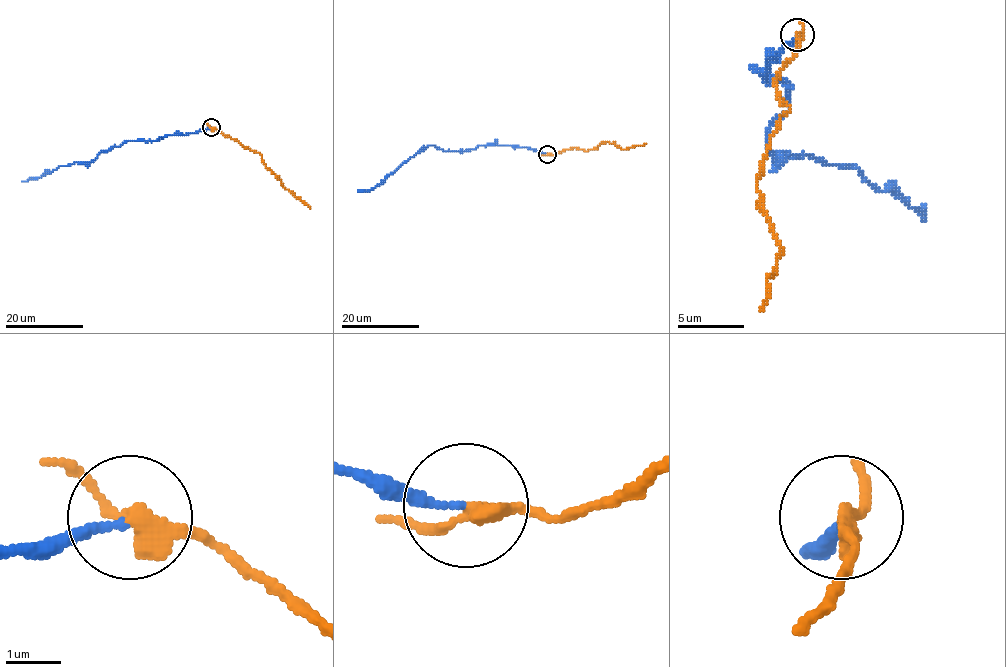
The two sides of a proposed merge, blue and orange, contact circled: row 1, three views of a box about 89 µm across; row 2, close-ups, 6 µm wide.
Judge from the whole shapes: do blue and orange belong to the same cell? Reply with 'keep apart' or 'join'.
keep apart

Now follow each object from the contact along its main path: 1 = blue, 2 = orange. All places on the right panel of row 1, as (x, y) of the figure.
1: (796, 36), (766, 59), (766, 82), (786, 82), (790, 108), (770, 125), (770, 148), (852, 165), (925, 218)
2: (796, 36), (799, 46), (776, 79), (776, 95), (790, 108), (756, 181), (760, 208), (780, 244), (760, 310)

